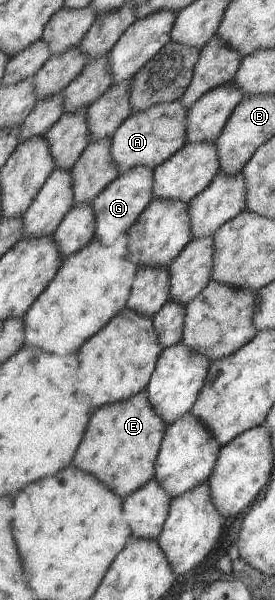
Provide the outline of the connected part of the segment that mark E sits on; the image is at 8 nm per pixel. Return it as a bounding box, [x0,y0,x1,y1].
[74,391,168,499]

